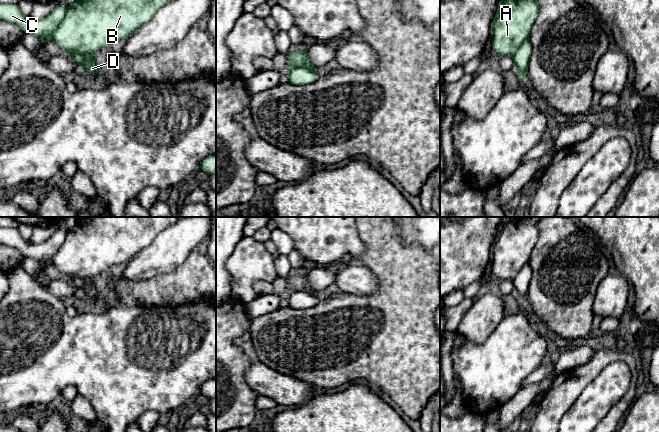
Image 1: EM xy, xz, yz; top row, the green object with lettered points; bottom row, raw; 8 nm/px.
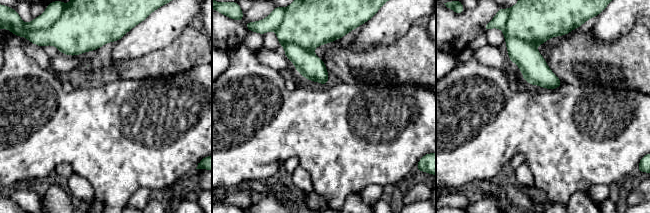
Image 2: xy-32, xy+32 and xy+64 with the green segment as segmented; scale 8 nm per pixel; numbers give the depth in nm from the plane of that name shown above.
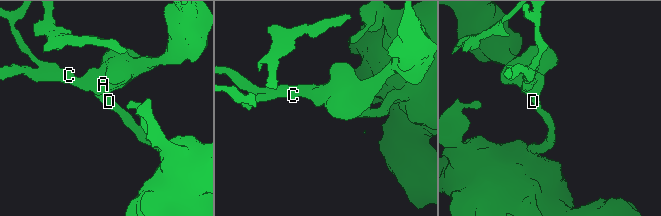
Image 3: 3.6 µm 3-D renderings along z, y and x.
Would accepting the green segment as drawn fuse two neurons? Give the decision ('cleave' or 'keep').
cleave

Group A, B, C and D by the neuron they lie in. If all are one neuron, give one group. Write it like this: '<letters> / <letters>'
A B / C D

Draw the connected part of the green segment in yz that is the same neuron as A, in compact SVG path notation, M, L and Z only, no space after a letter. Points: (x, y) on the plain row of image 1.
M511 217L509 221L500 223L495 242L492 246L493 263L492 275L495 275L500 280L513 280L522 267L529 261L530 255L539 237L538 224L544 217Z

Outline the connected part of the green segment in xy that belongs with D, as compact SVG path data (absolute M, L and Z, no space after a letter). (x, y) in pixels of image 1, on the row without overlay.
M66 276L66 278L71 280L75 284L75 286L79 288L80 294L85 298L103 298L92 279L86 279L81 276Z

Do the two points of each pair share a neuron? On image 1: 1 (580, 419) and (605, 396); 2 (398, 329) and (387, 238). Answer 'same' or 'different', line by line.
1: same
2: same

